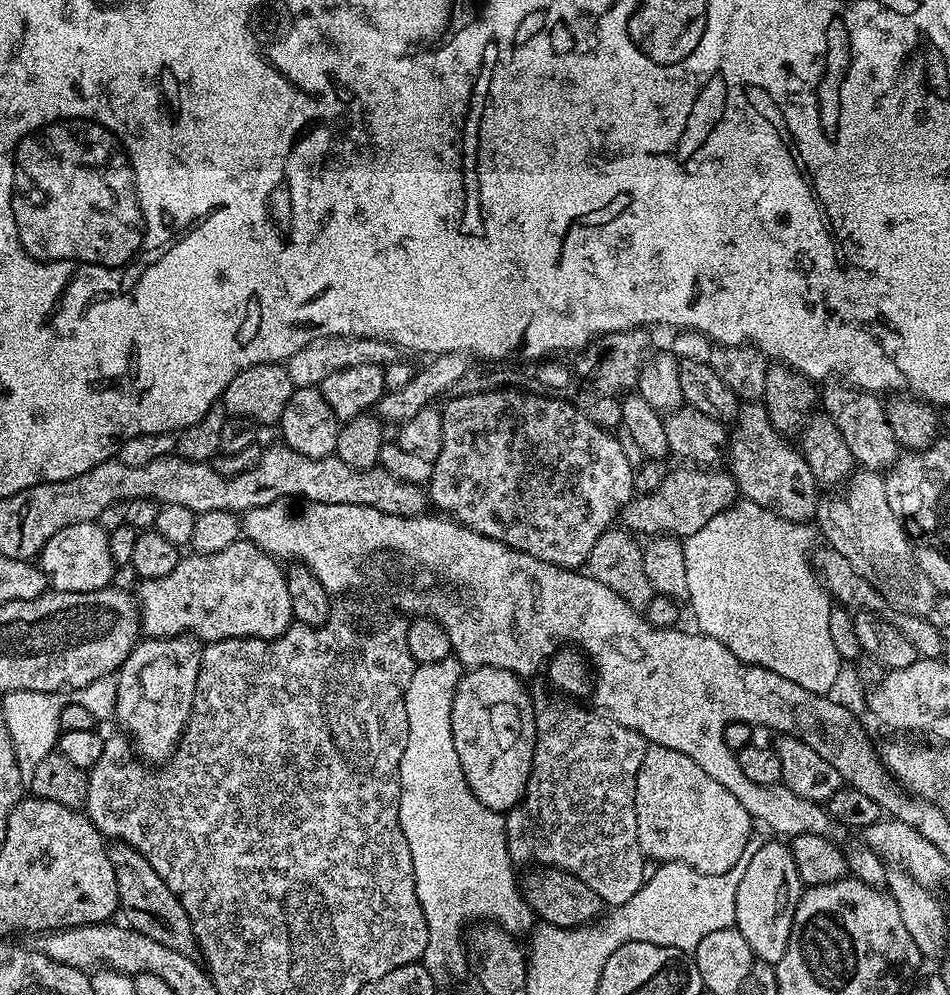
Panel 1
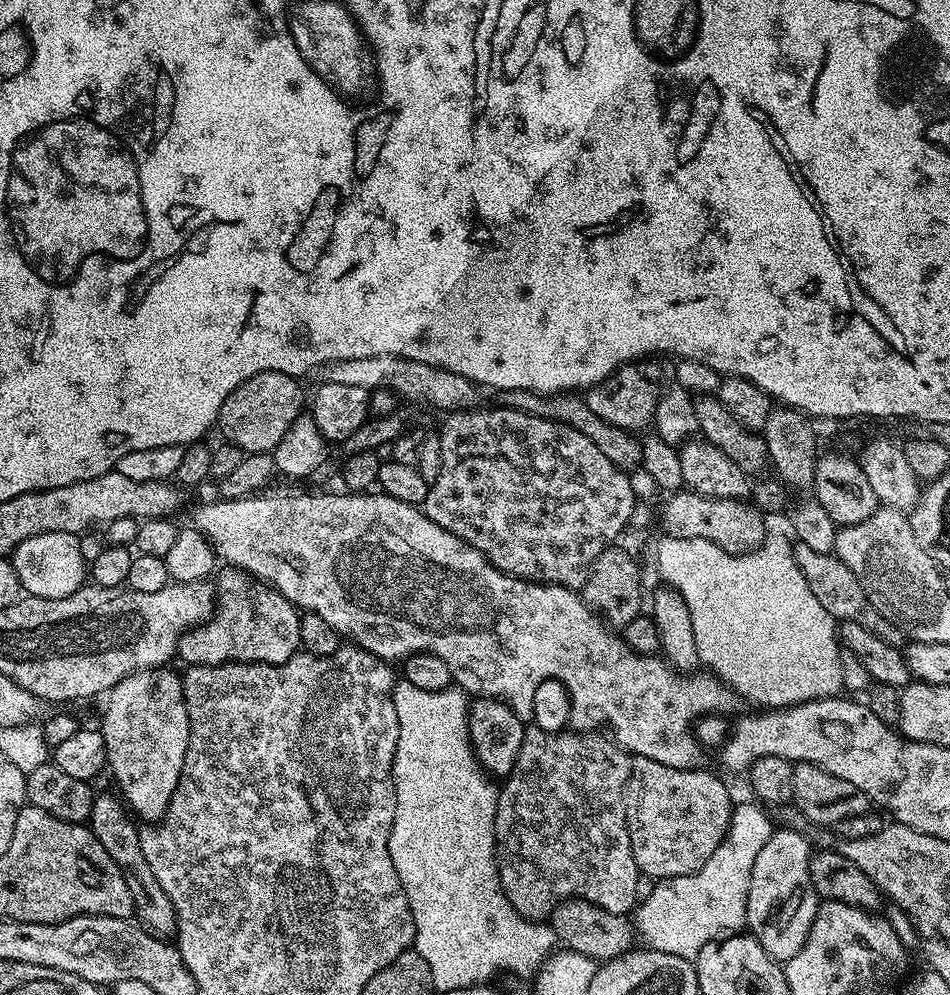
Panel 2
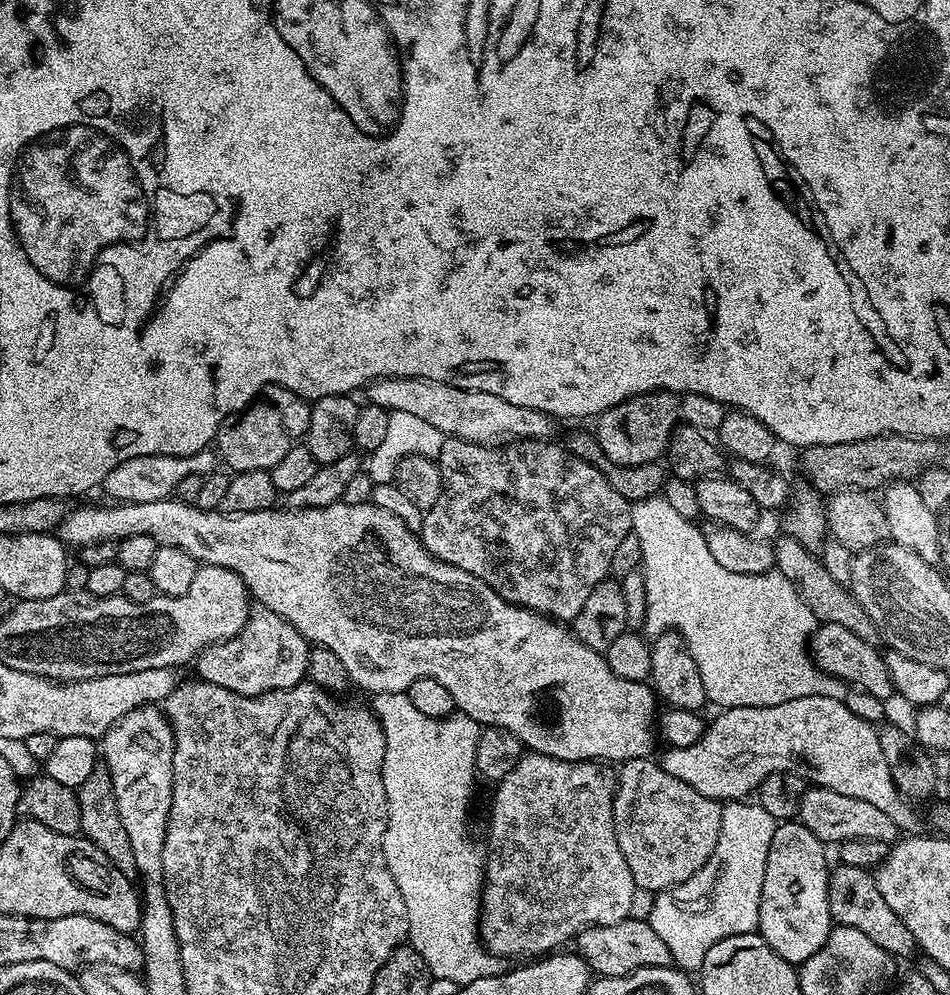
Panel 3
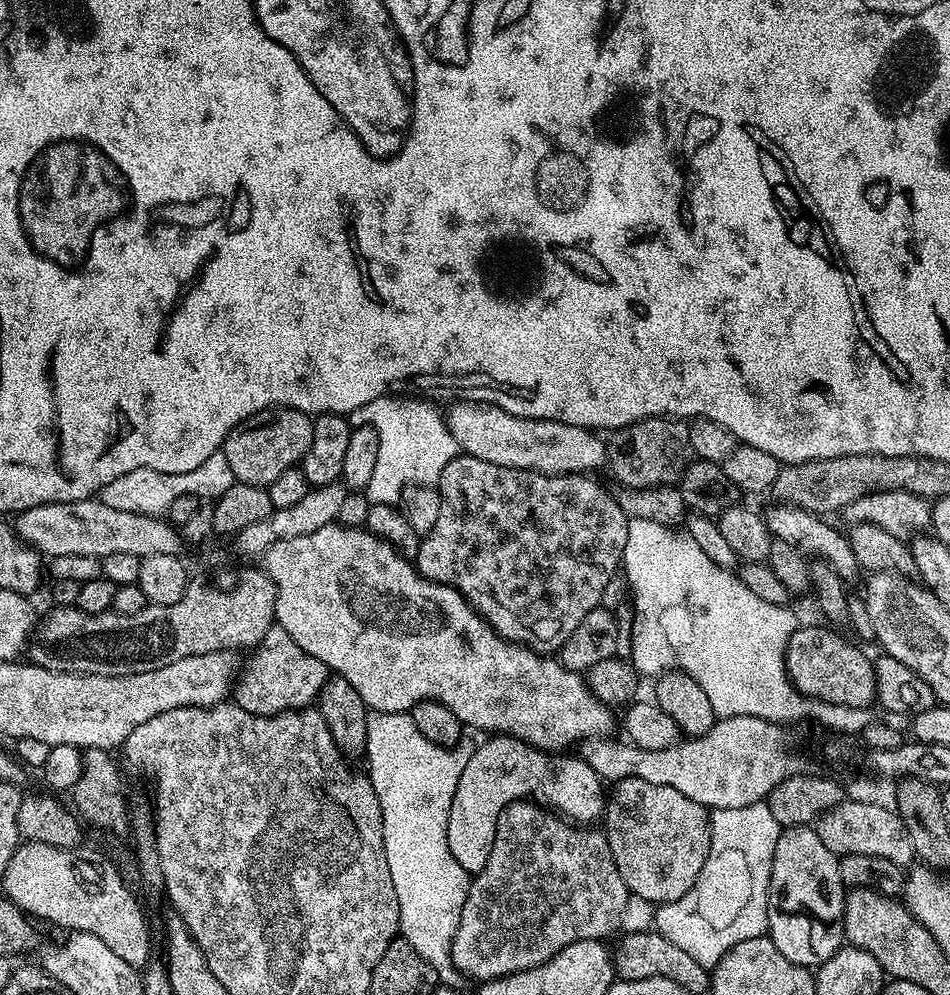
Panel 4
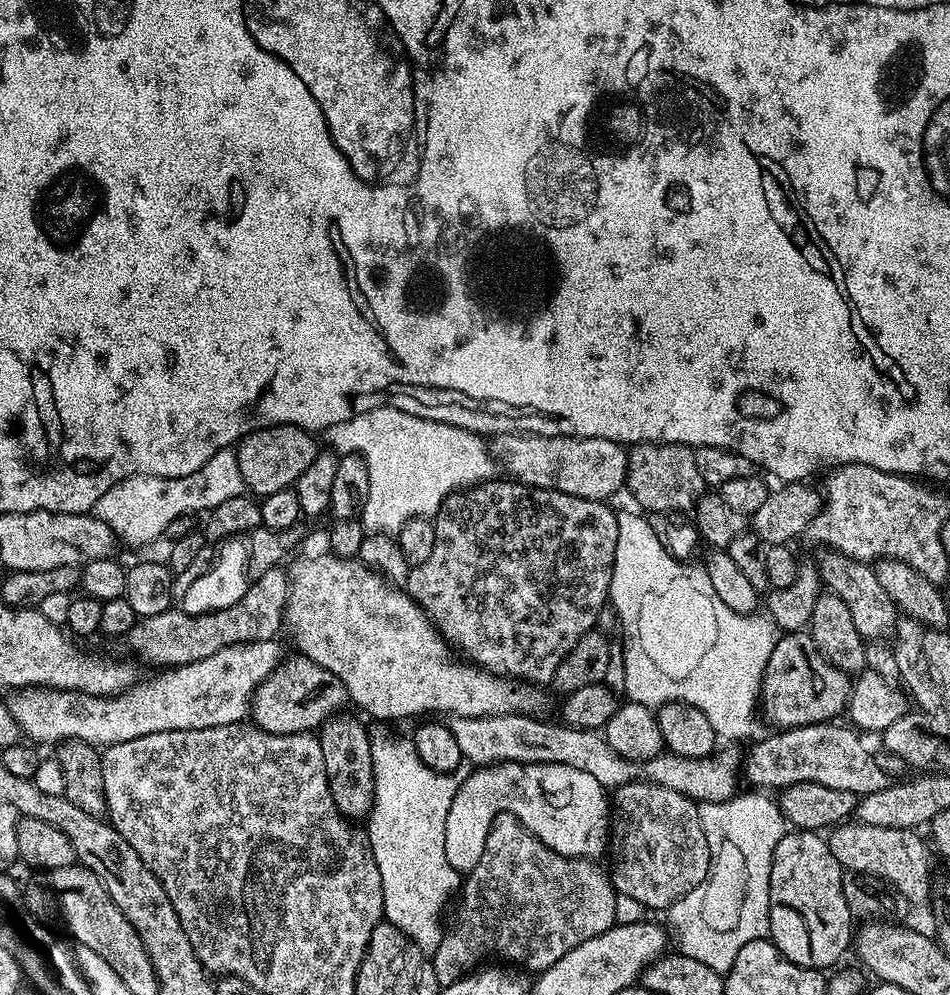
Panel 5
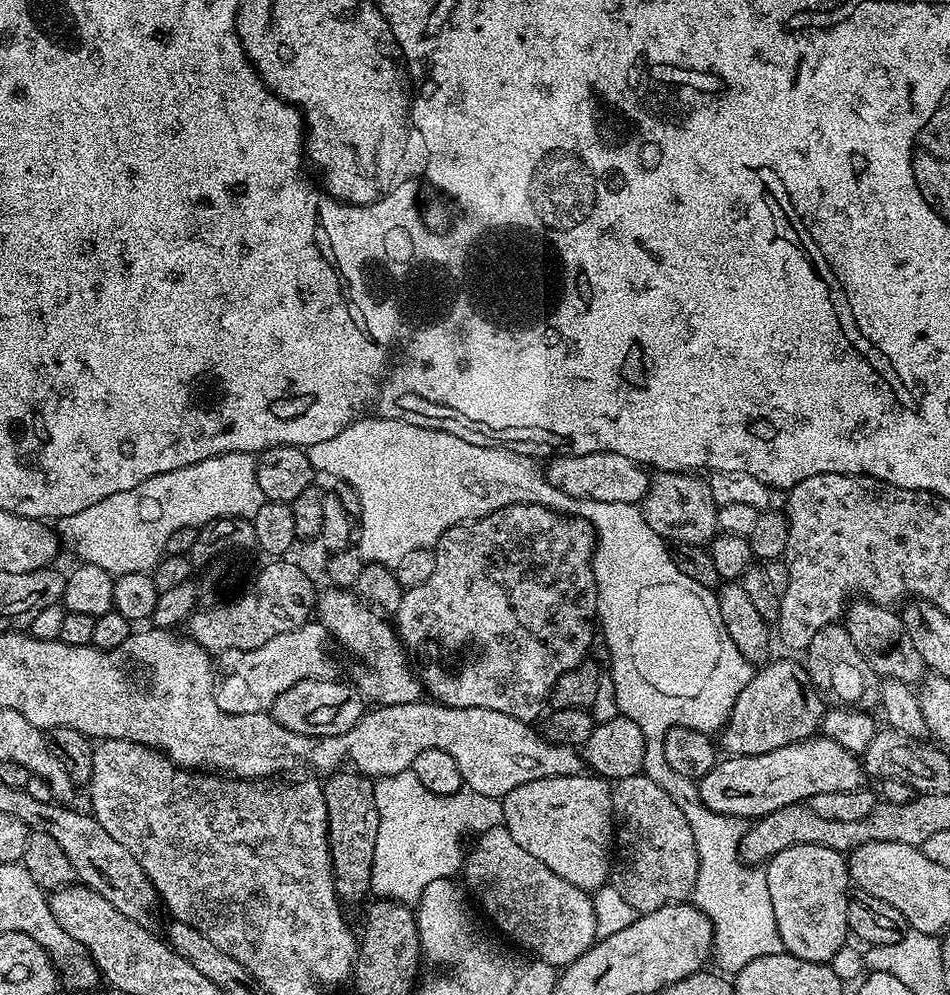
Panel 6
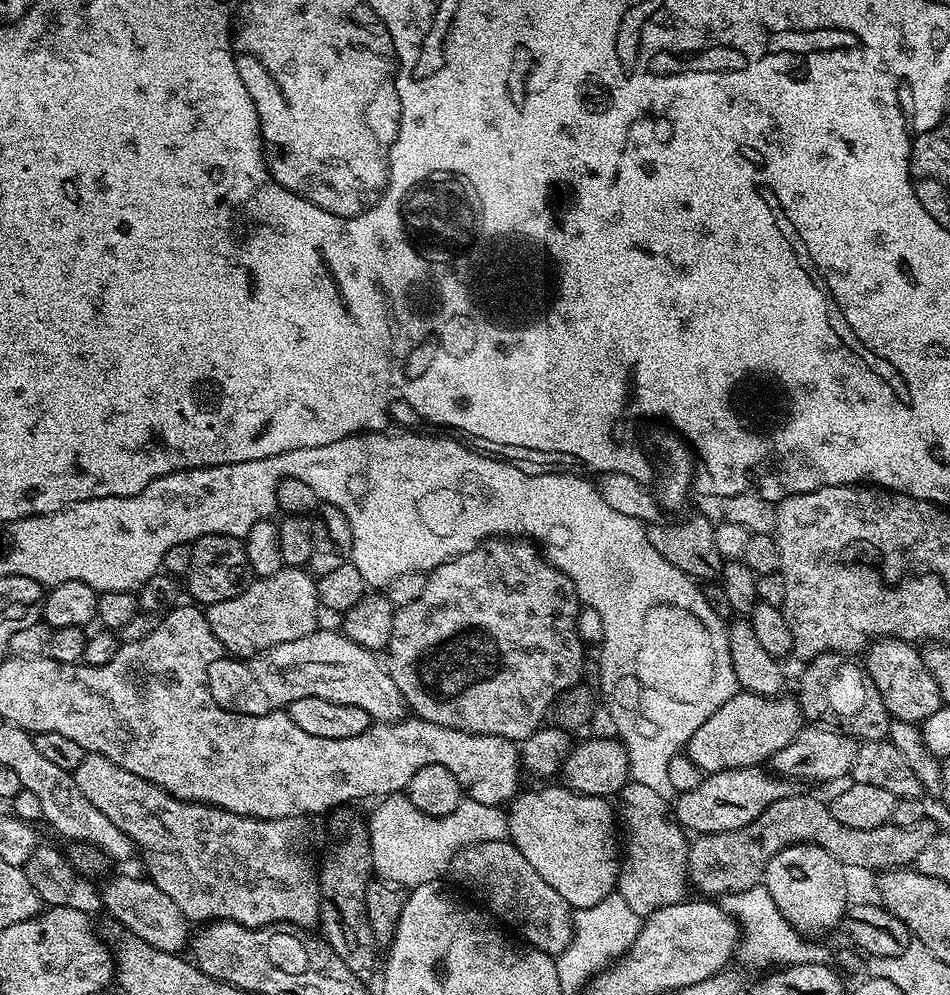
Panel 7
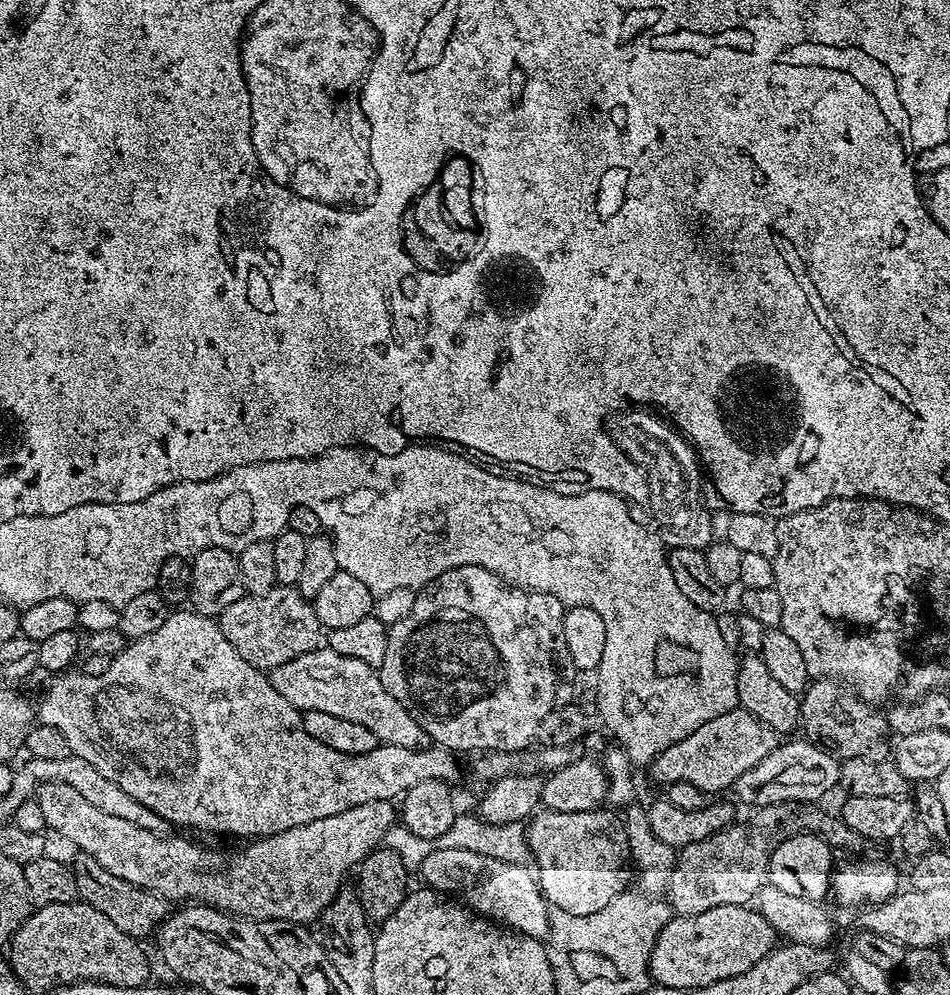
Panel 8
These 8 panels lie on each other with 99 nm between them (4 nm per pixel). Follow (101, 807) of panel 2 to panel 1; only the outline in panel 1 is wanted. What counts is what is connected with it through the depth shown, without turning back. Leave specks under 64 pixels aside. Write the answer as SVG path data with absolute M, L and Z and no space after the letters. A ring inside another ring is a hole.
M119 842L108 844L108 857L110 866L114 866L114 878L118 882L118 912L121 917L124 915L128 919L125 920L127 927L138 930L138 934L146 934L146 938L167 946L169 950L178 950L178 954L195 957L198 949L190 918L186 910L182 910L182 902L178 902L170 886L166 886L166 882L154 874L150 862L146 862L146 858L142 858L142 854L138 854L138 850L129 844Z

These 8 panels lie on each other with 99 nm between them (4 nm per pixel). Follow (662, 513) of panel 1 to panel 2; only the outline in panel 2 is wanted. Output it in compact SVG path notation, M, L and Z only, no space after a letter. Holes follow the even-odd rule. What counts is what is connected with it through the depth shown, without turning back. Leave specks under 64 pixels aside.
M697 492L671 493L664 504L664 528L674 540L709 540L733 554L752 552L766 539L765 513L743 500L719 500Z

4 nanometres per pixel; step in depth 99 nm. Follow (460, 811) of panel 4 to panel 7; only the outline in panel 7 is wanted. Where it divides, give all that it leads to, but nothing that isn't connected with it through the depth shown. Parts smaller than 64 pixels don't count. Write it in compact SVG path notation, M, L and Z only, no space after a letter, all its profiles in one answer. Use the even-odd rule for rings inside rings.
M559 786L521 791L506 808L508 839L573 910L587 910L609 899L620 877L618 820L608 804L603 796L583 796Z

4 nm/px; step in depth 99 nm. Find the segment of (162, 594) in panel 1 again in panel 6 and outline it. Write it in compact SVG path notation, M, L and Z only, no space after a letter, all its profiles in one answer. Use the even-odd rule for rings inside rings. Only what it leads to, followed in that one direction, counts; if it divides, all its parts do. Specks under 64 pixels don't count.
M336 679L303 680L290 686L286 694L278 694L278 698L272 703L270 715L286 730L294 730L294 734L303 736L346 734L346 730L350 730L364 717L366 700L361 696L359 688L351 683L342 684Z

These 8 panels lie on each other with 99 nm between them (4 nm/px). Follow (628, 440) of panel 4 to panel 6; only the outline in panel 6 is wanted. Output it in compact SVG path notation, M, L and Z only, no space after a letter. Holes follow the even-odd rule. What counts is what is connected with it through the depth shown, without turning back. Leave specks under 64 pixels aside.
M657 471L651 477L648 492L642 501L642 511L646 522L650 522L650 530L654 530L654 534L658 534L665 542L704 546L717 535L718 506L714 502L714 494L710 494L707 479L699 480L696 476L699 475L692 472Z

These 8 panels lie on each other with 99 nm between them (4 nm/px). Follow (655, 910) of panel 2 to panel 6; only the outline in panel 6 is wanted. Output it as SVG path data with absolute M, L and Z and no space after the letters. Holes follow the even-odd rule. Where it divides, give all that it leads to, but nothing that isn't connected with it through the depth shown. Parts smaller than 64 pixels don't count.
M692 794L689 800L681 799L679 806L686 814L686 822L690 822L690 830L694 830L694 846L698 846L700 869L690 900L712 923L715 967L721 973L735 974L742 970L742 966L746 966L746 962L754 962L754 958L784 951L784 943L778 934L778 922L774 918L774 905L770 903L770 886L766 886L764 872L759 867L745 864L740 858L745 821L711 812L696 794Z

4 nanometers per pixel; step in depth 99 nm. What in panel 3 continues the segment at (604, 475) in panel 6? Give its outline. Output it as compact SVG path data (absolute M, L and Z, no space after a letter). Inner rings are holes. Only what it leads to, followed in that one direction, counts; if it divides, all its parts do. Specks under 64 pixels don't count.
M384 376L367 385L367 392L367 403L382 406L389 412L414 414L430 422L430 426L444 433L445 437L464 440L468 444L508 446L521 440L547 441L557 424L553 417L542 410L514 406L514 402L506 402L506 398L498 398L498 394L466 390L417 376Z

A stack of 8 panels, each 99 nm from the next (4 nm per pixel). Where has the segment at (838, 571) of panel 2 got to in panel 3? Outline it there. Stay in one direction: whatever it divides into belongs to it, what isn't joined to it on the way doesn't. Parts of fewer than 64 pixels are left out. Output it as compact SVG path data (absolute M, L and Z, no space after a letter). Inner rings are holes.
M783 534L777 536L776 544L774 543L776 553L775 571L781 572L796 587L798 594L806 602L806 606L810 606L810 610L816 615L817 621L846 626L846 630L858 634L858 638L862 638L862 642L879 645L882 637L878 626L874 626L870 614L866 614L866 610L856 601L851 591L845 585L836 582L827 573L821 557L817 553L806 550L806 546L802 546L802 542L798 542L792 536Z

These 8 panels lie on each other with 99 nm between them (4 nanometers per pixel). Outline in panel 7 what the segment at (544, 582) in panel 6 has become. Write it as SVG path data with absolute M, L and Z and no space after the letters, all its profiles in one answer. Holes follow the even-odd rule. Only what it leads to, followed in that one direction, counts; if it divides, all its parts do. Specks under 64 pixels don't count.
M493 538L485 540L474 550L458 554L445 564L440 564L427 573L428 581L422 586L422 594L414 598L406 606L396 608L394 630L390 630L390 642L386 649L386 667L394 678L394 686L402 694L405 705L412 708L417 717L426 722L434 722L438 726L446 726L463 732L501 736L513 742L522 742L530 734L534 734L545 723L550 709L557 696L581 683L580 675L584 672L584 651L586 645L581 640L576 627L581 602L576 593L574 582L565 572L558 572L544 559L541 549L535 543L524 538Z

